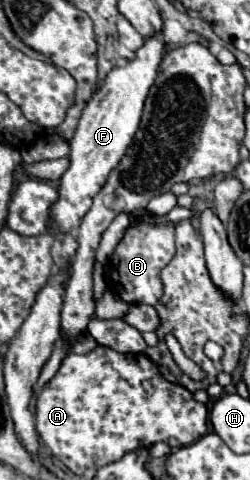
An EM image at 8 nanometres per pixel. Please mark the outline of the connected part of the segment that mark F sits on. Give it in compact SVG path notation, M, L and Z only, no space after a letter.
M156 34L144 42L144 46L136 52L134 60L116 66L106 76L102 88L98 88L98 92L90 98L90 102L82 110L76 134L70 140L70 168L64 172L60 180L58 188L60 198L50 212L50 224L56 224L58 232L70 232L80 224L82 216L92 206L92 198L106 184L110 170L116 168L120 158L126 154L126 148L134 140L134 134L140 126L142 106L150 86L156 80L162 56L164 56L162 34Z

